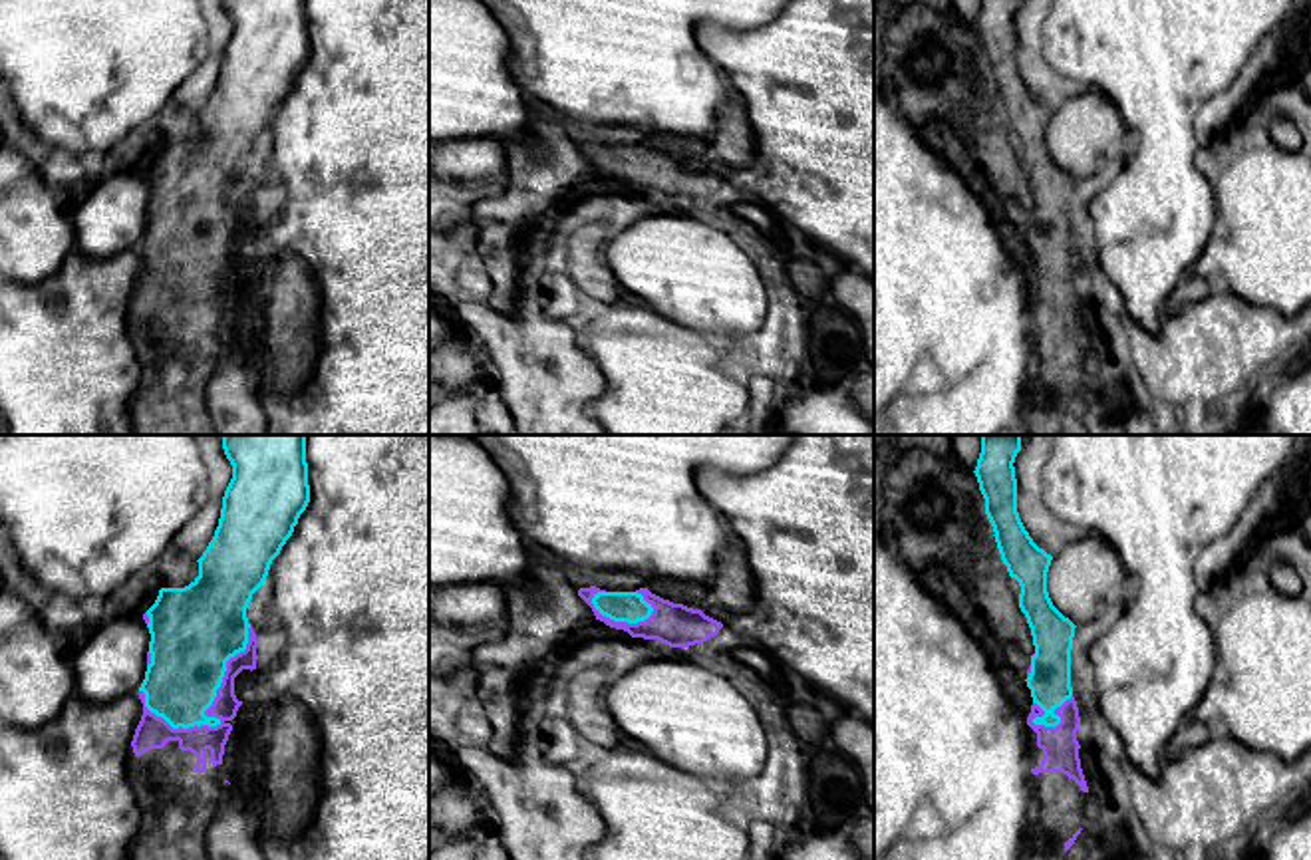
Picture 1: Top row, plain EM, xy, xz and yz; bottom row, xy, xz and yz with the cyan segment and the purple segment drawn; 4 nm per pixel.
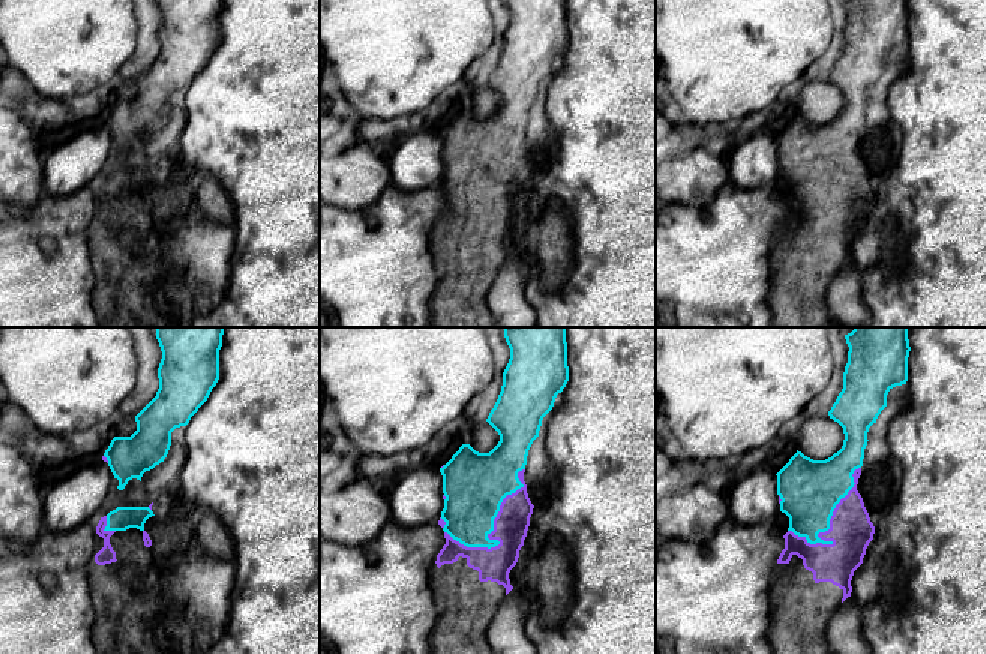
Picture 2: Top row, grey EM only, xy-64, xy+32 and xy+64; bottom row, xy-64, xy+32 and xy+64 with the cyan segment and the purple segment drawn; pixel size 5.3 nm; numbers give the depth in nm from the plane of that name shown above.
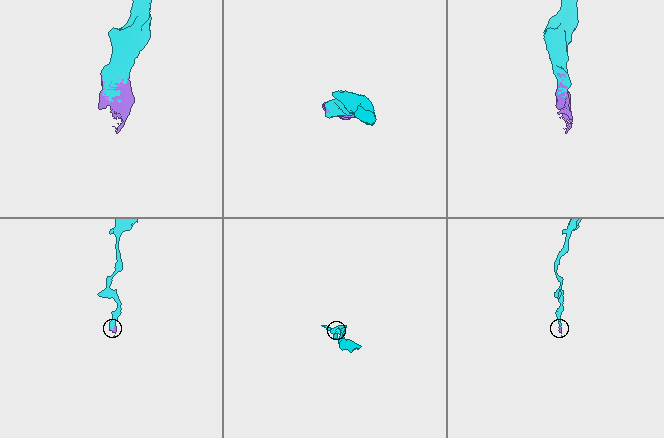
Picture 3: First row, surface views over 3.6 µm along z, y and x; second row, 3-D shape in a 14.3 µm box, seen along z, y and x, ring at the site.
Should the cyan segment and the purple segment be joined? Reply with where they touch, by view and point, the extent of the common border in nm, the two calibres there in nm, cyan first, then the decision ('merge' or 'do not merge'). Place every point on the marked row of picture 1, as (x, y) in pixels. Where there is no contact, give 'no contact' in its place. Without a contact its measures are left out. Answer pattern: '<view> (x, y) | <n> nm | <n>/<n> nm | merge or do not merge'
xy (203, 714) | 550 nm | 320/130 nm | merge

